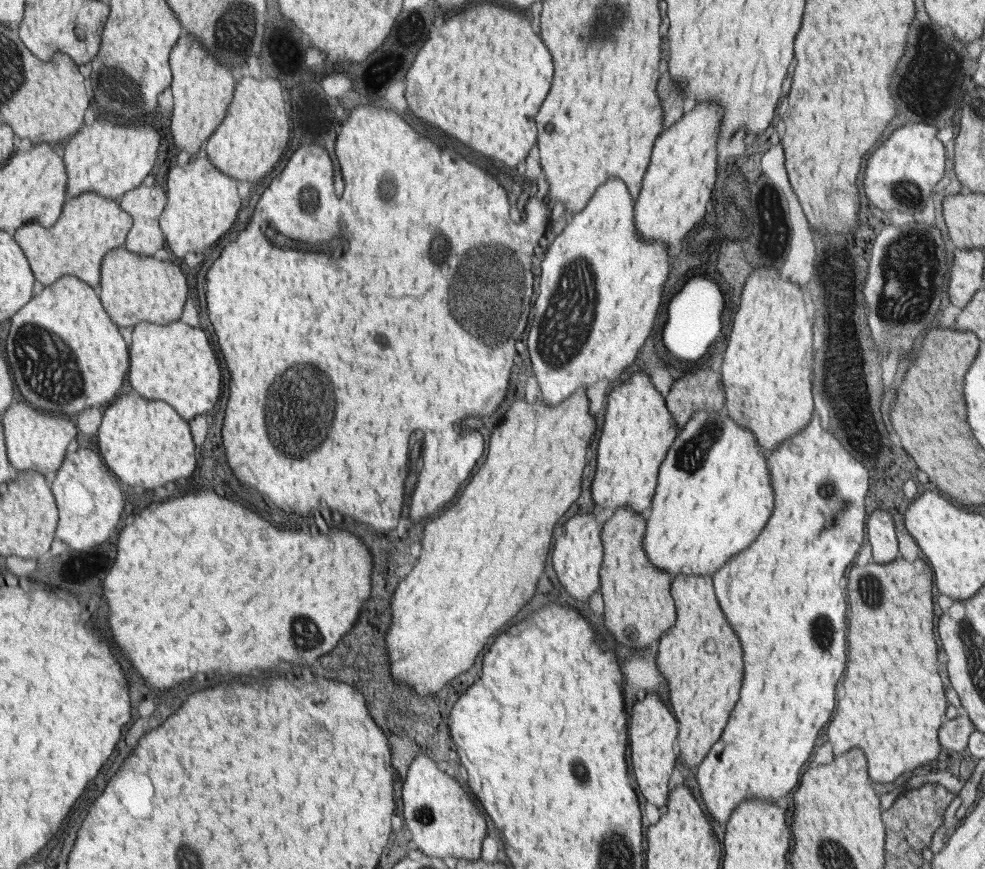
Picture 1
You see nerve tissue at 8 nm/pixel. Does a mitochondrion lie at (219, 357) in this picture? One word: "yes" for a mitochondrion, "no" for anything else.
no

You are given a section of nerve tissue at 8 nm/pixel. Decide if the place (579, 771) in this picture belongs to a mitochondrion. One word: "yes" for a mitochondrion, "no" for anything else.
yes

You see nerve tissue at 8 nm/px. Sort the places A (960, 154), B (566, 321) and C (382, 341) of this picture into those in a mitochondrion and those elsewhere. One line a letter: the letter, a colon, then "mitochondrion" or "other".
A: other
B: mitochondrion
C: other

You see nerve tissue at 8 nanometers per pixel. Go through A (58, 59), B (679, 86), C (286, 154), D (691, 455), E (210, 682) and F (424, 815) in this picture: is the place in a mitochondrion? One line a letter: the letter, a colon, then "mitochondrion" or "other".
A: other
B: other
C: other
D: mitochondrion
E: other
F: mitochondrion

